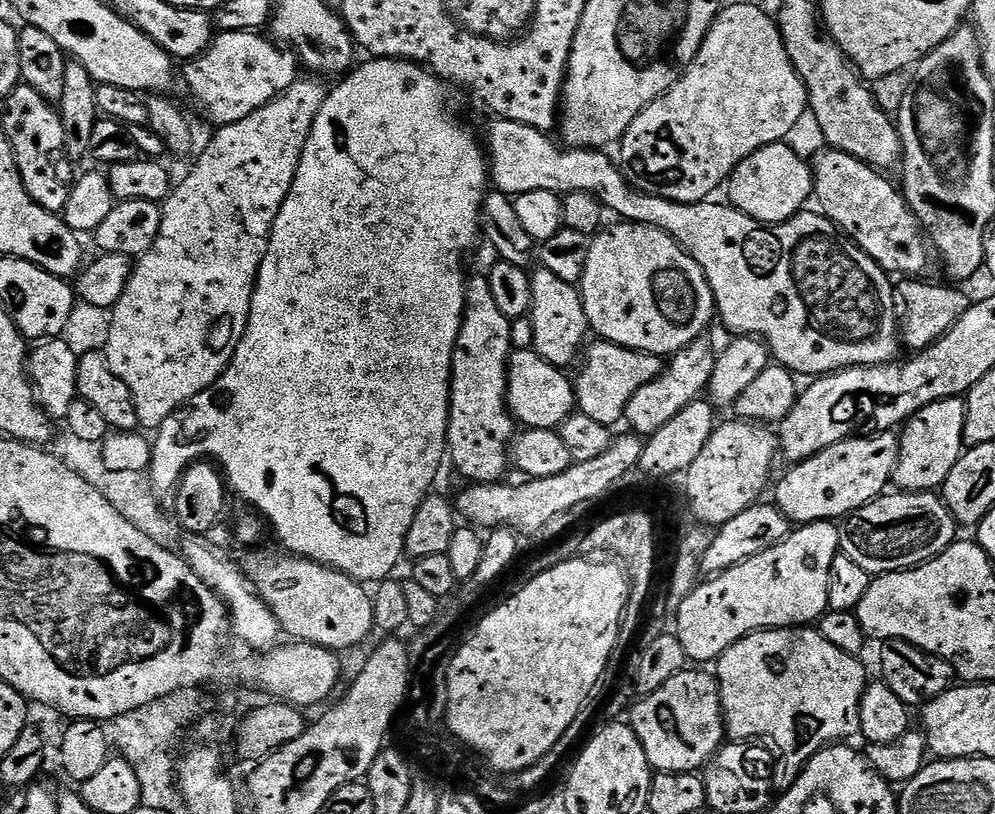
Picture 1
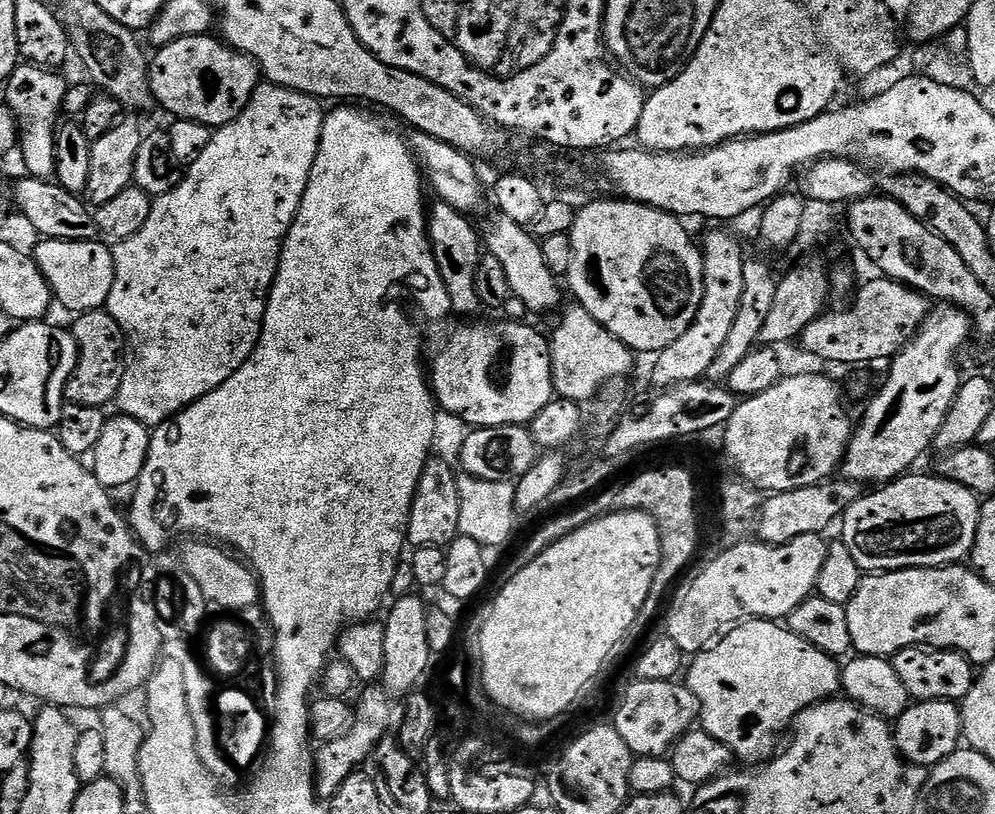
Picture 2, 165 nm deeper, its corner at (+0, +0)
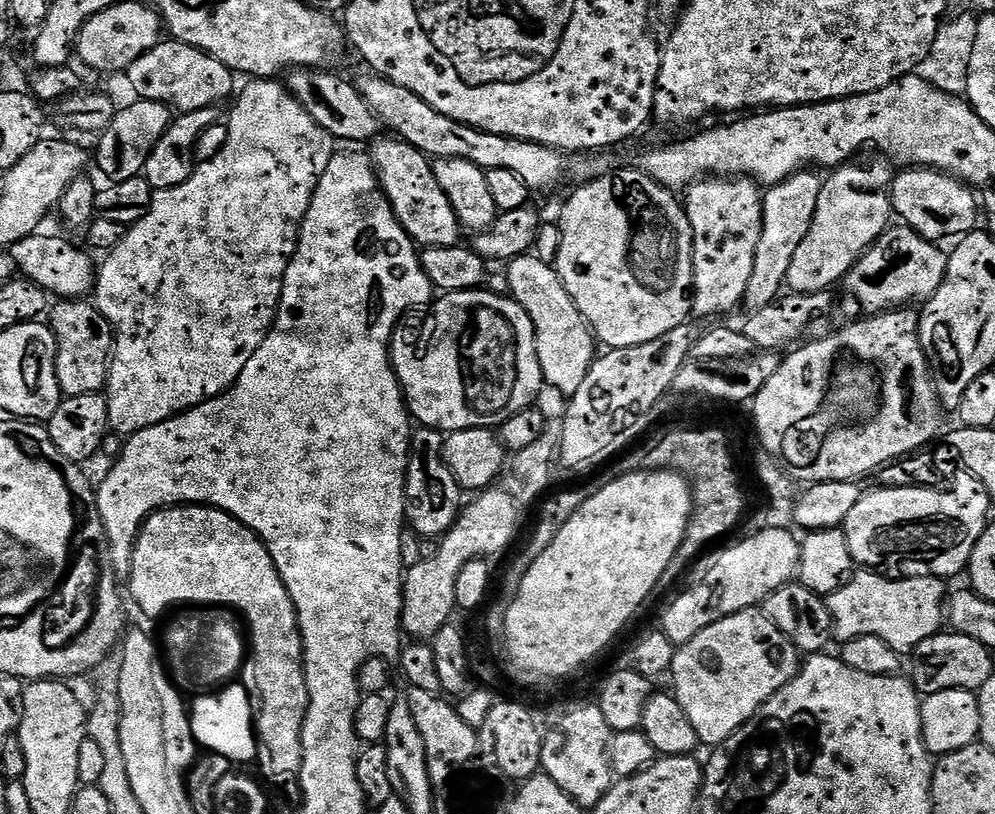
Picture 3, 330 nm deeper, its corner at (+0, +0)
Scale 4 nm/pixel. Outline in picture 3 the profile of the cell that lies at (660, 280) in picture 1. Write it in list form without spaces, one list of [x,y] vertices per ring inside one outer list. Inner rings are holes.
[[[635,166],[624,168],[621,172],[613,170],[607,176],[598,176],[581,184],[584,185],[565,202],[564,209],[561,210],[560,217],[558,217],[562,244],[558,250],[558,258],[554,267],[557,274],[562,278],[570,298],[574,298],[578,310],[588,321],[588,326],[592,329],[597,341],[601,345],[608,344],[604,346],[609,349],[629,348],[646,342],[654,342],[654,338],[662,338],[662,334],[674,330],[674,326],[689,323],[690,317],[693,315],[692,279],[694,278],[694,266],[692,265],[692,231],[690,230],[688,215],[684,213],[683,203],[679,199],[675,200],[672,197],[675,195],[669,189],[651,180]]]

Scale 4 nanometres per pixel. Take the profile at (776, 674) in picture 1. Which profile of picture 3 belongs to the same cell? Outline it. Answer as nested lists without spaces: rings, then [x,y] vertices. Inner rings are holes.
[[[747,608],[679,645],[670,669],[672,688],[701,745],[715,746],[730,738],[802,667],[801,653],[763,611]]]

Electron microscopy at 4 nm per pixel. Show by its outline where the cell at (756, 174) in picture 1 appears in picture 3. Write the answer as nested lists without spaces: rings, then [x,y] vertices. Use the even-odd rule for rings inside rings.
[[[919,166],[909,167],[907,170],[895,177],[892,181],[890,195],[892,197],[893,213],[905,225],[912,228],[918,235],[924,236],[925,239],[933,242],[943,242],[948,240],[951,236],[955,238],[963,237],[965,234],[973,231],[978,224],[978,196],[976,196],[971,187],[965,184],[962,180],[955,180],[949,176],[947,172],[938,172],[935,168],[921,168]]]

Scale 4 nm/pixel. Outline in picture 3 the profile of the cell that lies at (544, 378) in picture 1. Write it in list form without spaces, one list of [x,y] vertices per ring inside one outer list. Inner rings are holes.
[[[487,290],[445,292],[439,298],[427,309],[420,328],[404,322],[392,333],[392,368],[400,380],[411,419],[447,434],[471,428],[495,429],[522,409],[533,407],[545,383],[530,314],[507,295],[497,296]]]

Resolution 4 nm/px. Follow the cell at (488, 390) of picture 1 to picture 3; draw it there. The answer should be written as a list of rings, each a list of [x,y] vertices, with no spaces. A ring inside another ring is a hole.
[[[377,139],[371,145],[370,159],[376,170],[379,191],[390,202],[396,221],[417,245],[428,248],[457,247],[461,243],[462,225],[458,214],[454,214],[454,206],[450,206],[450,198],[442,194],[442,186],[438,186],[438,178],[434,178],[429,157],[405,140],[384,139]]]

